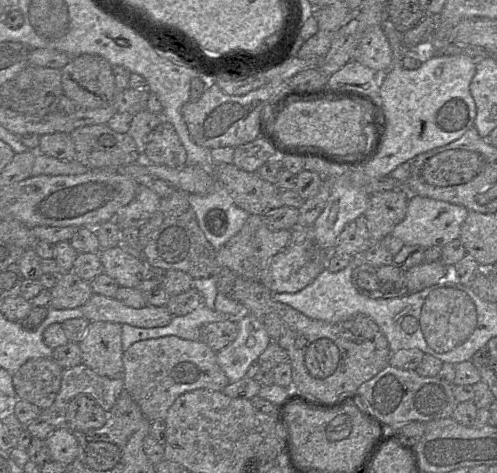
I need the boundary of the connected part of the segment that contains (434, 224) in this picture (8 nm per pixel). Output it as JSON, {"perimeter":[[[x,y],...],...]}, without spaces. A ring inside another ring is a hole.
{"perimeter":[[[410,195],[404,219],[397,224],[391,235],[400,239],[405,245],[416,245],[422,248],[443,247],[449,242],[459,239],[461,225],[469,210],[460,205],[428,197]]]}

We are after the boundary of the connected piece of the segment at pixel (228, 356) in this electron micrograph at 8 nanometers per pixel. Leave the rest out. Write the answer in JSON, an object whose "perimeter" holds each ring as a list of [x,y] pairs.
{"perimeter":[[[250,314],[240,315],[237,325],[237,337],[217,352],[218,364],[230,383],[245,377],[250,365],[272,342],[263,324]]]}

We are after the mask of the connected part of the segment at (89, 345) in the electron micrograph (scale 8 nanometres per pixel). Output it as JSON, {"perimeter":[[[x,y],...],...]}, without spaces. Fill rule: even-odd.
{"perimeter":[[[92,321],[78,344],[83,364],[99,375],[124,378],[121,324]]]}

